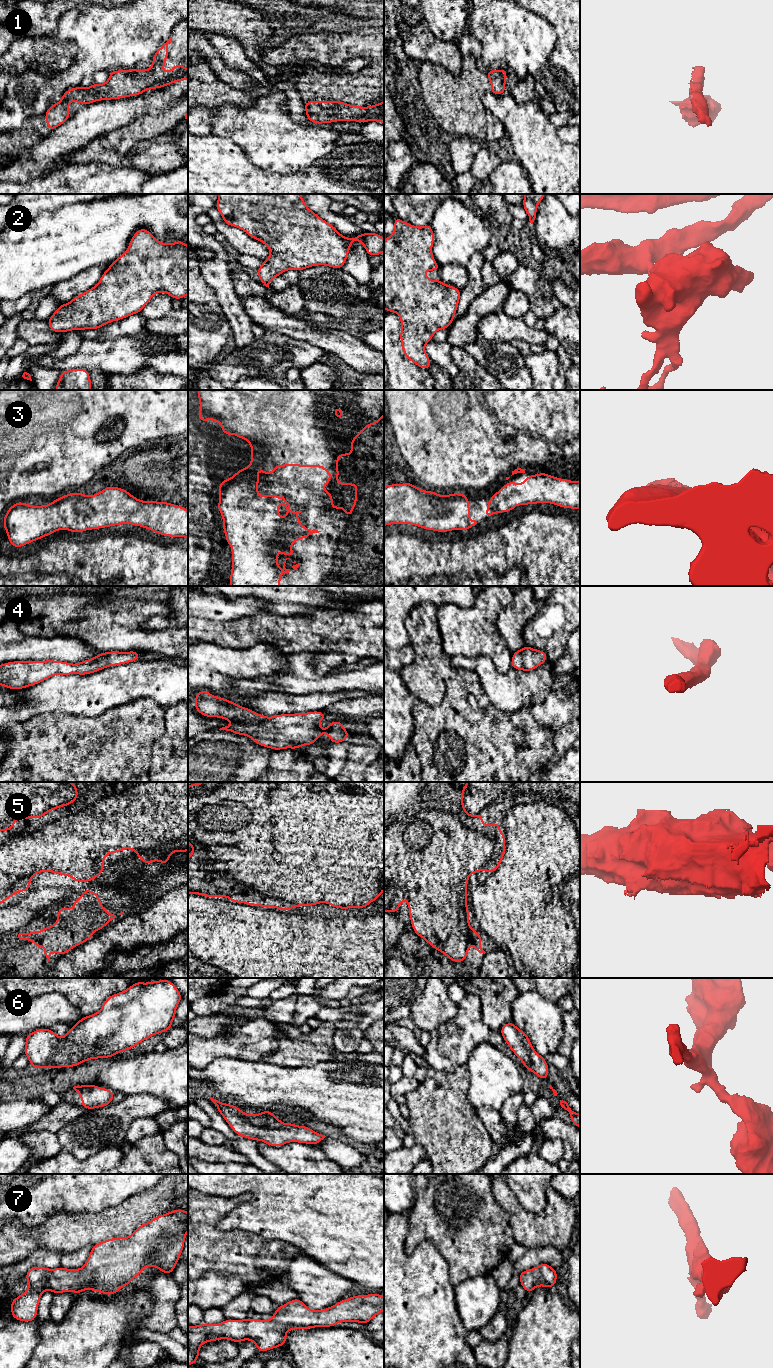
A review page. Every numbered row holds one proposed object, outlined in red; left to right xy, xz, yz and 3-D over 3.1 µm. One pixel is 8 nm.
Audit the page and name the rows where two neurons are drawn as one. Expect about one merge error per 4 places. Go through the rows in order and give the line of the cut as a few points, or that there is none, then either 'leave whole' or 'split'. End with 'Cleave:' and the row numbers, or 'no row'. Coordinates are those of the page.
1: cut in xy along (132, 75), (136, 77), (141, 76), (145, 81), (173, 82); split
2: no cut; leave whole
3: no cut; leave whole
4: no cut; leave whole
5: no cut; leave whole
6: no cut; leave whole
7: no cut; leave whole
Cleave: 1

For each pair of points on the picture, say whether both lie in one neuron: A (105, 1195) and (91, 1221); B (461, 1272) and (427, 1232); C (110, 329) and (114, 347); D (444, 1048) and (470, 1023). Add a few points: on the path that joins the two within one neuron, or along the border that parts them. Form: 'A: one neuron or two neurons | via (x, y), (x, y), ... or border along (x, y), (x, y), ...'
A: two neurons | border along (118, 1204), (96, 1212), (72, 1213)
B: one neuron | via (461, 1261), (438, 1237)
C: two neurons | border along (133, 335), (119, 335), (100, 341)
D: one neuron | via (451, 1043), (466, 1030)

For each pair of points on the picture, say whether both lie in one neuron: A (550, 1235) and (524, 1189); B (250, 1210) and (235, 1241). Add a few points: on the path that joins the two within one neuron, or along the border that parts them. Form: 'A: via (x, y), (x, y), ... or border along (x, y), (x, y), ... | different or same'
A: border along (546, 1191), (546, 1207), (539, 1213), (518, 1200) | different
B: border along (218, 1228), (223, 1230), (250, 1231), (263, 1238) | different

